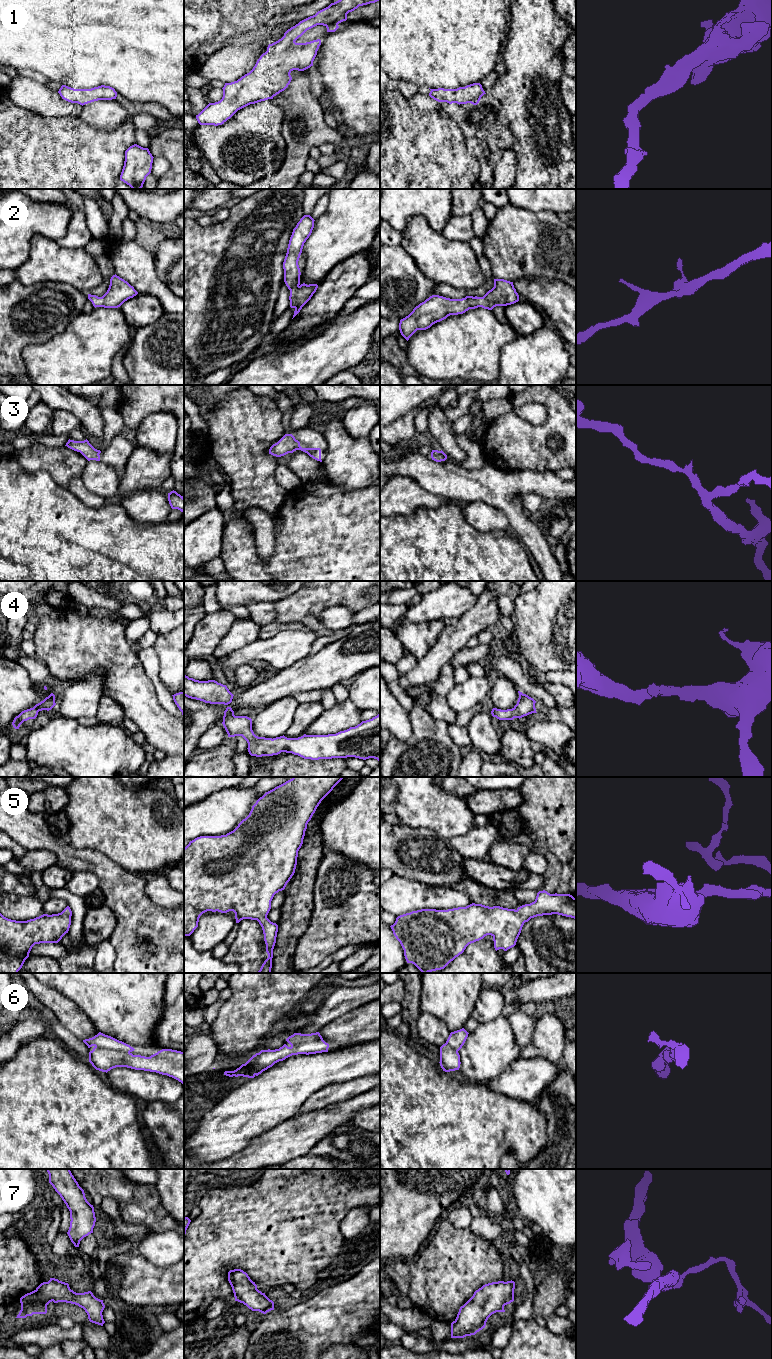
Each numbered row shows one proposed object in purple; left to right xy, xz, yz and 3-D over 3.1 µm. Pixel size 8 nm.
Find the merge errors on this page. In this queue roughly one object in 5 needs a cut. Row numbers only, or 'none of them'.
none of them

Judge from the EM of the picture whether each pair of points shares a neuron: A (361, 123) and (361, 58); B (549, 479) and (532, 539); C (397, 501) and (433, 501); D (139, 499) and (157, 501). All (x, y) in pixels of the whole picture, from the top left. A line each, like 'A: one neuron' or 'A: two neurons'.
A: one neuron
B: one neuron
C: one neuron
D: one neuron

